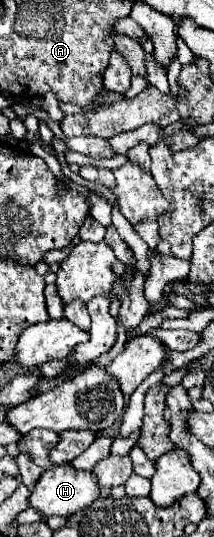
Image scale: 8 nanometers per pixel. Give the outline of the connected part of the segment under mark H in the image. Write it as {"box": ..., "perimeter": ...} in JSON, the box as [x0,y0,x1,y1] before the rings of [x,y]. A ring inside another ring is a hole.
{"box":[28,463,100,519],"perimeter":[[[66,463],[66,465],[56,465],[42,473],[34,491],[28,497],[28,503],[42,515],[42,519],[48,519],[52,515],[70,517],[88,507],[92,501],[96,501],[98,495],[100,487],[96,487],[96,477],[90,471],[76,471],[70,463]]]}

